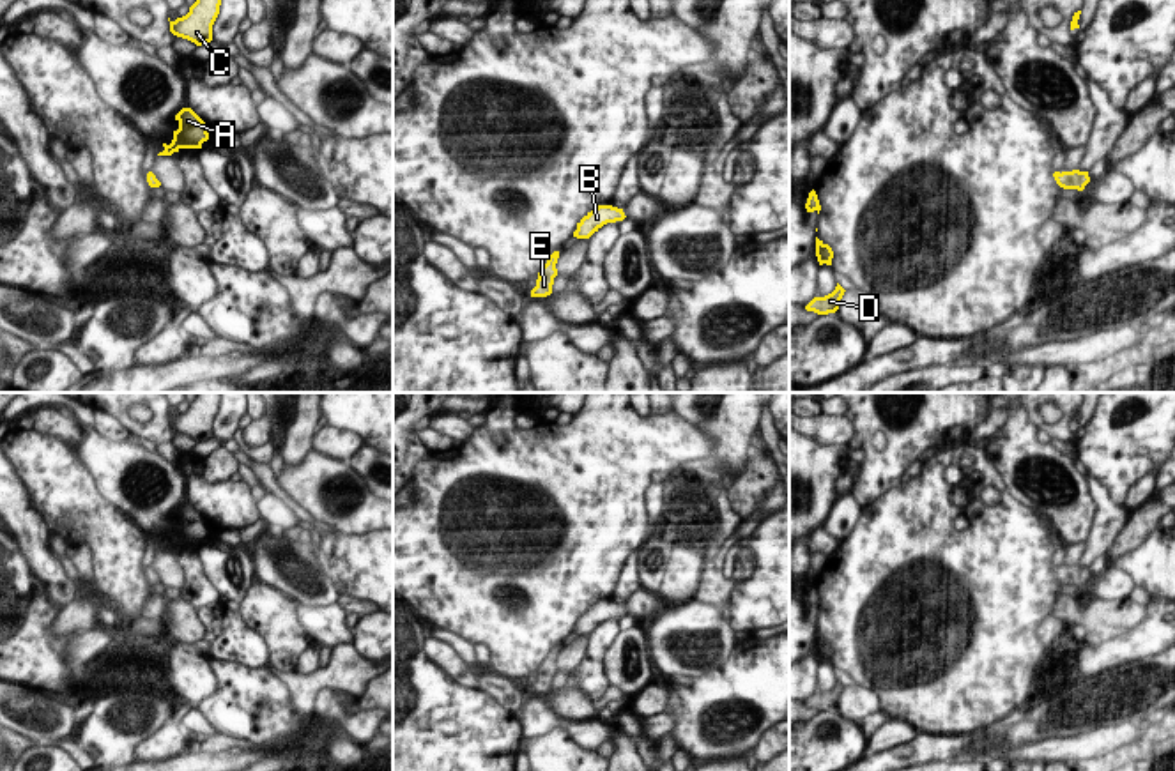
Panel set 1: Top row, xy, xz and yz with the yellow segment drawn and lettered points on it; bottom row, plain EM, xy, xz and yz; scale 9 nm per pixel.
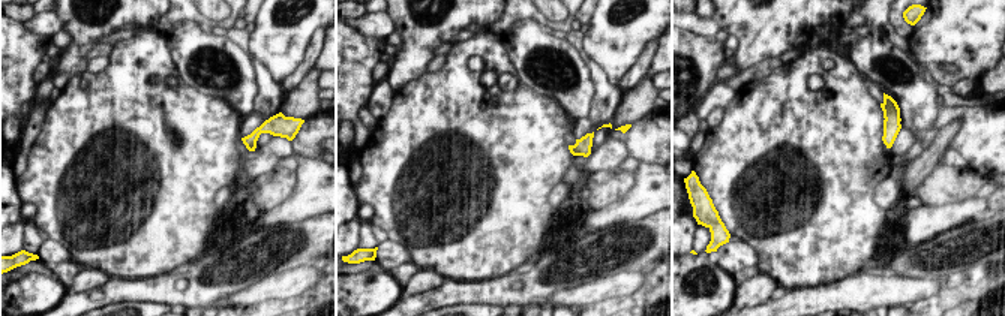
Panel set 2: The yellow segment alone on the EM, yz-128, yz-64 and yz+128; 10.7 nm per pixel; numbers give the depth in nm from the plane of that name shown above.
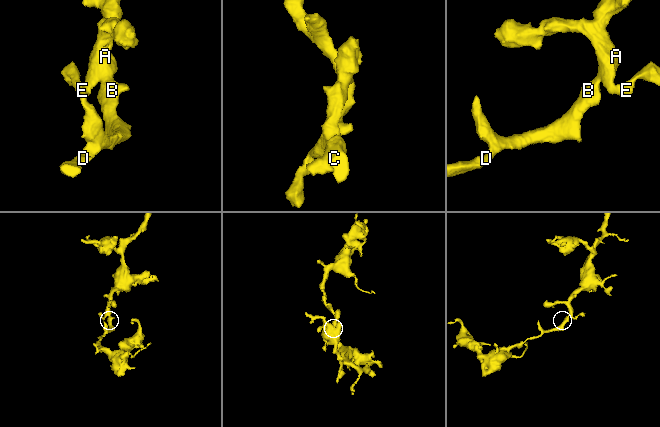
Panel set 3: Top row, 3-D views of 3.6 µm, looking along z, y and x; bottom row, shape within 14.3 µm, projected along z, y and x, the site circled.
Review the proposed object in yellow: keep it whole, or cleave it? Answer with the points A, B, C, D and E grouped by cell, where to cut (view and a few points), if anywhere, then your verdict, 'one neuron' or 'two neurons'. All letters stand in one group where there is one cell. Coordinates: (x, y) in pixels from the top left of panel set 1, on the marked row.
groups A B C D E; cut none; one neuron

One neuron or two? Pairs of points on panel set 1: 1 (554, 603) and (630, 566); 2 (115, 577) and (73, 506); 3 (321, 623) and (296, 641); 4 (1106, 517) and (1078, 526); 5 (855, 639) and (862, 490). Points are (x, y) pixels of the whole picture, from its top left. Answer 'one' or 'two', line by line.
1: two
2: one
3: two
4: two
5: two

